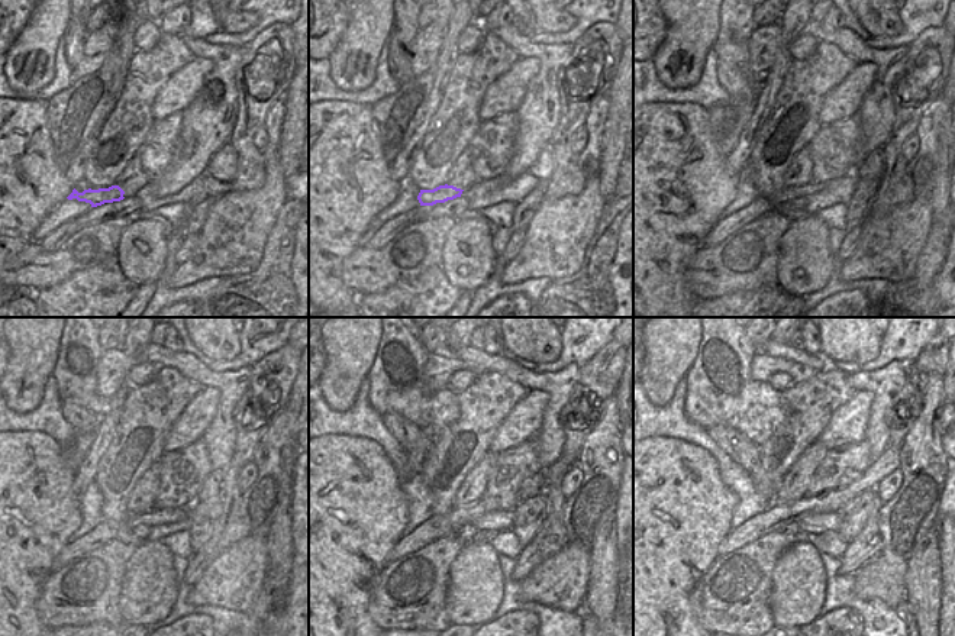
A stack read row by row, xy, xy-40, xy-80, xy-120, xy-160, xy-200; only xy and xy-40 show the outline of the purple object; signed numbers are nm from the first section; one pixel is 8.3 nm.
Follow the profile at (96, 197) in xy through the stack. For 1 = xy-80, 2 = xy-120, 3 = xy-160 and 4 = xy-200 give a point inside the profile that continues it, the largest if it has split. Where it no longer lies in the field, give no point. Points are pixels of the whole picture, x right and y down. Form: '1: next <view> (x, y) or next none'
1: next xy-80 (778, 194)
2: next xy-120 (160, 516)
3: next xy-160 (497, 520)
4: next xy-200 (823, 522)

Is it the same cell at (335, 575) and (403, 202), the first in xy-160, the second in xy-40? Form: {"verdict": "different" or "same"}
{"verdict": "different"}

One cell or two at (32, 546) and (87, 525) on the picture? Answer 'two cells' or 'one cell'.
two cells

